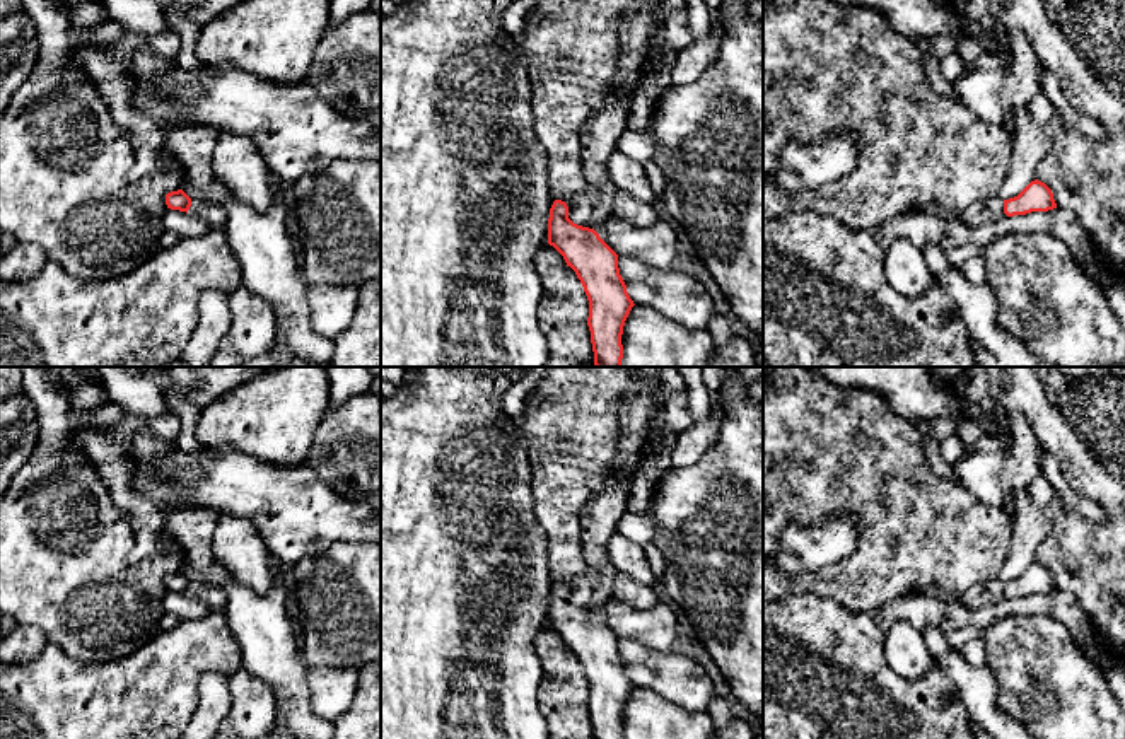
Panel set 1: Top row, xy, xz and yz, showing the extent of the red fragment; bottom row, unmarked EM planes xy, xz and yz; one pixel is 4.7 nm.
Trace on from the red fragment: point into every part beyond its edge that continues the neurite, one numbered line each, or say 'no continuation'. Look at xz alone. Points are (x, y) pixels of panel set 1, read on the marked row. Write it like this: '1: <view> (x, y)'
1: xz (642, 24)

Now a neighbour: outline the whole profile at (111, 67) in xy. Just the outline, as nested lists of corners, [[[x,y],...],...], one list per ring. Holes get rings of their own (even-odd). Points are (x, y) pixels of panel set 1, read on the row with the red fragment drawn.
[[[126,31],[114,44],[77,44],[77,60],[85,68],[94,87],[106,101],[116,125],[130,137],[135,164],[128,174],[137,181],[178,162],[166,140],[172,130],[184,125],[176,119],[149,116],[135,109],[135,53],[140,39]]]

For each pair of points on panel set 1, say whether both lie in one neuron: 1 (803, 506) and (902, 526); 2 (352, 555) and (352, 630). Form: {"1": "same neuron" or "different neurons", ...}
{"1": "same neuron", "2": "same neuron"}

